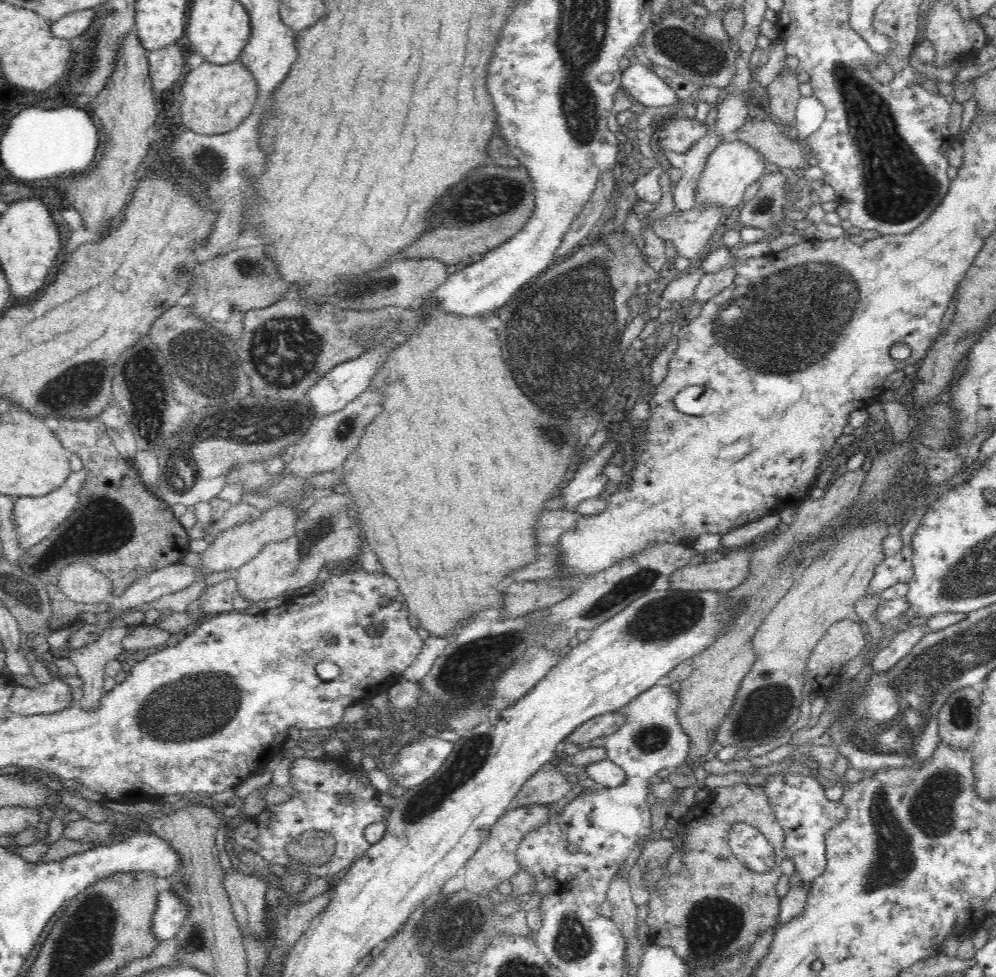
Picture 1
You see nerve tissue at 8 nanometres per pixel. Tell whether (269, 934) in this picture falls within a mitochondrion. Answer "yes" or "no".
no

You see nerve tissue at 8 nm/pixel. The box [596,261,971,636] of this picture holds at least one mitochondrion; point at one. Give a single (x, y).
(640, 406)

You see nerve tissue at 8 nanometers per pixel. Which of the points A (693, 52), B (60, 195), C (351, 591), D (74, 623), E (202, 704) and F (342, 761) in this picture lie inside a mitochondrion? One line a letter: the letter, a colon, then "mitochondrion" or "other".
A: mitochondrion
B: other
C: other
D: other
E: mitochondrion
F: other

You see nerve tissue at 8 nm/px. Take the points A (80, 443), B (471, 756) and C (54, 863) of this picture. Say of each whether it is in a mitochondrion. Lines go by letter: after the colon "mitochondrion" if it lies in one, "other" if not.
A: other
B: mitochondrion
C: other

